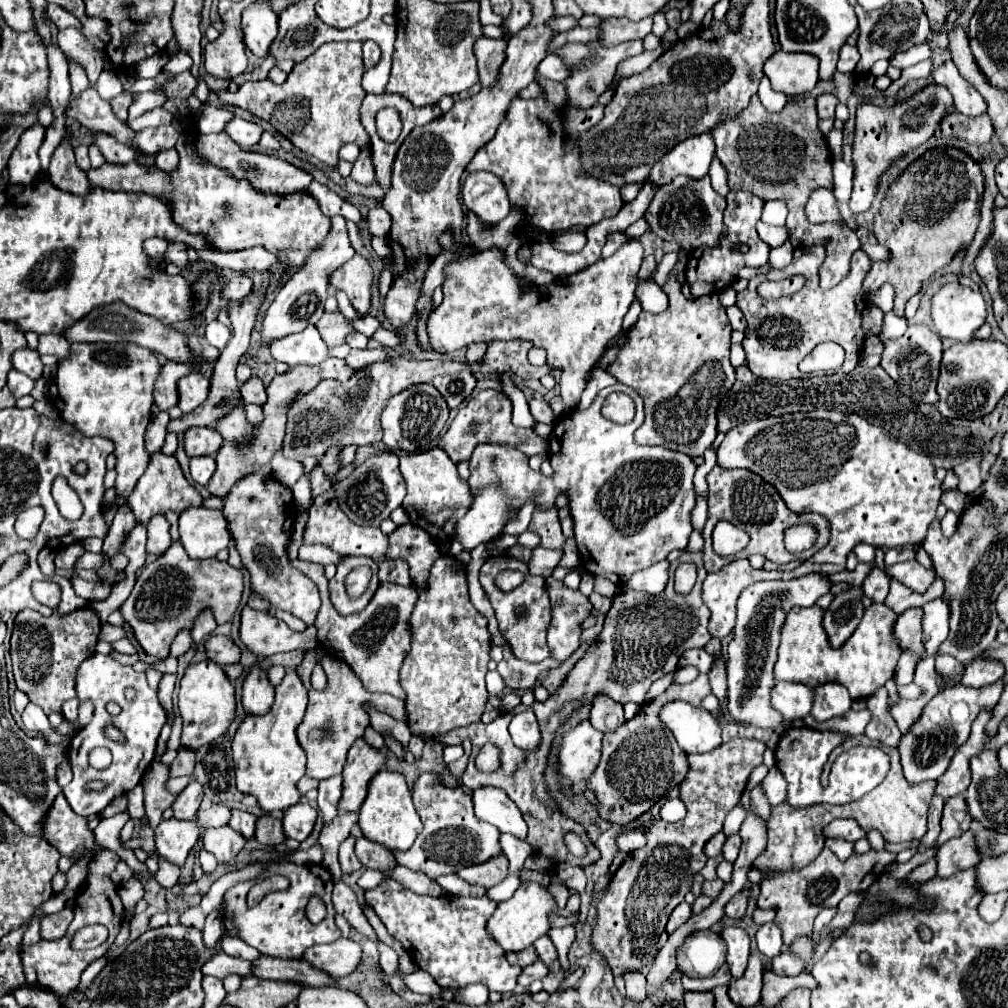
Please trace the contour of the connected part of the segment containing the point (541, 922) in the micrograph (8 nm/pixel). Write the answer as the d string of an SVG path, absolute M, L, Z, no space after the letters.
M524 882L524 884L514 892L514 896L512 896L510 900L498 904L496 912L490 916L490 920L488 920L488 924L486 924L486 930L488 930L490 938L492 938L496 944L500 944L506 952L520 952L520 950L524 950L526 946L534 944L536 938L540 938L542 934L546 934L546 932L550 930L550 922L546 920L546 916L548 916L550 912L562 914L562 912L556 908L554 898L552 898L540 884L534 884L534 882L526 884L526 882Z

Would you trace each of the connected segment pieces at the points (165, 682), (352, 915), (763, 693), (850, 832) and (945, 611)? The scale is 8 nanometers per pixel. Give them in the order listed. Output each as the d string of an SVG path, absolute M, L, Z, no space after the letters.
M164 674L160 684L158 684L158 696L160 696L160 704L166 708L166 712L172 712L172 692L174 692L174 684L176 684L176 676L174 674Z
M336 882L334 884L334 908L338 914L342 914L350 926L354 926L358 932L362 932L364 936L368 936L374 943L379 943L380 940L376 936L372 926L368 924L358 900L356 900L356 894L354 890L344 884L344 882Z
M812 572L792 580L762 580L750 584L740 594L734 638L728 644L728 660L726 660L728 698L730 698L728 710L732 718L736 718L742 724L772 728L774 732L778 732L782 714L772 708L770 694L776 684L774 664L776 664L776 650L780 644L782 620L792 606L814 606L818 598L830 592L830 588L832 582L828 574Z
M848 818L848 820L832 820L824 830L822 834L826 838L846 838L850 842L856 842L860 840L862 836L866 836L866 832L858 826L856 820Z
M940 596L928 604L922 606L924 610L924 640L926 640L926 650L928 656L938 650L938 646L946 640L948 636L948 620L950 620L950 600Z

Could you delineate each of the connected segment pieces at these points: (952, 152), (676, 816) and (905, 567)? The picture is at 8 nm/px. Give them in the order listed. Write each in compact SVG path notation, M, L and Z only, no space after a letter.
M938 146L926 150L918 160L914 160L888 188L886 198L882 200L882 208L874 218L874 234L880 244L888 246L892 250L892 260L886 262L874 262L872 270L864 278L864 294L870 298L882 284L892 284L896 298L894 298L894 314L904 316L904 304L910 296L914 296L922 282L928 280L934 272L950 264L950 258L958 248L964 248L974 238L978 220L980 220L980 204L984 194L984 174L970 154L964 150L958 150L954 146Z
M680 798L668 800L668 802L662 806L660 816L662 816L662 820L666 820L666 822L678 822L678 820L682 820L682 818L686 816L686 806L684 806L684 802L682 802Z
M876 548L875 565L878 566L880 570L884 570L890 578L896 578L896 580L902 582L904 586L908 586L910 590L920 592L920 594L924 594L924 592L932 586L932 582L934 582L934 570L924 568L924 566L918 564L916 560L886 566L886 564L884 564L884 552L881 548Z

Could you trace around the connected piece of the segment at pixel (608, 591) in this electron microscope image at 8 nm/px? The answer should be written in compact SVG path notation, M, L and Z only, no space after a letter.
M594 578L594 590L596 590L598 594L604 594L604 596L612 598L614 592L618 592L618 586L612 584L612 582L606 580L606 578Z

